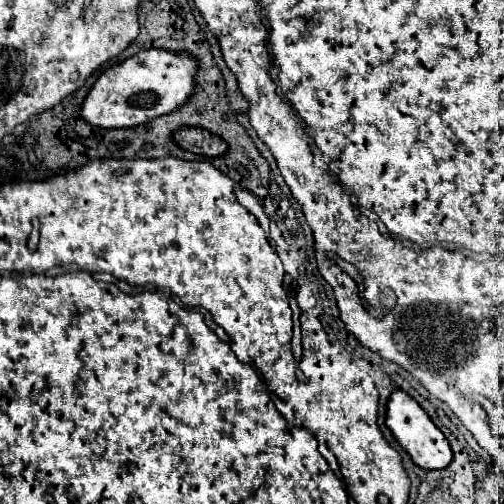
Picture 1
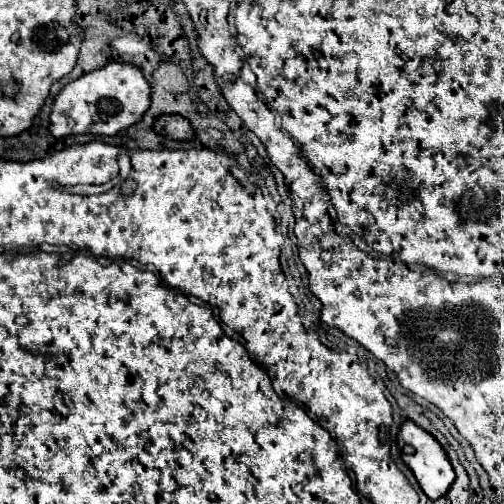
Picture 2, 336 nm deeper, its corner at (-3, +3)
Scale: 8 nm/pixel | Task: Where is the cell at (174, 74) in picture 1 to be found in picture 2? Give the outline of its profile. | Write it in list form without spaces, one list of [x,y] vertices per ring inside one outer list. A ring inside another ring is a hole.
[[[112,62],[100,70],[88,72],[78,80],[66,84],[54,98],[50,114],[50,134],[64,138],[70,134],[96,134],[114,136],[120,130],[136,124],[150,106],[150,84],[140,68],[132,64]]]

